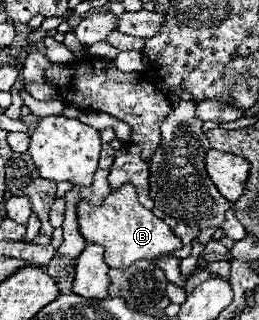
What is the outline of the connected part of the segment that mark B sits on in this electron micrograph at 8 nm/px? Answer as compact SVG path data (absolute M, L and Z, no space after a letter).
M124 184L112 190L100 206L92 206L88 200L78 200L76 216L80 224L80 234L84 236L84 240L106 248L106 264L110 268L128 268L130 264L142 258L154 260L182 246L180 238L174 236L170 226L164 220L156 218L150 210L146 210L138 202L138 194L132 184Z

